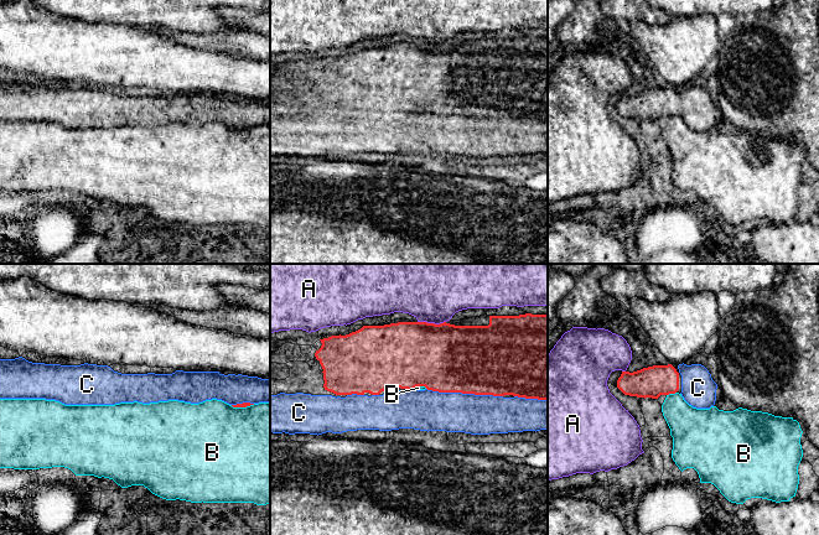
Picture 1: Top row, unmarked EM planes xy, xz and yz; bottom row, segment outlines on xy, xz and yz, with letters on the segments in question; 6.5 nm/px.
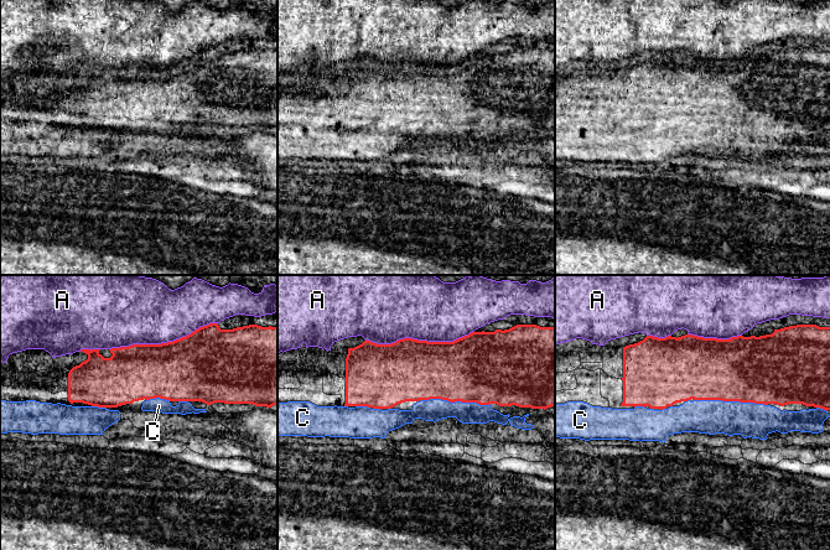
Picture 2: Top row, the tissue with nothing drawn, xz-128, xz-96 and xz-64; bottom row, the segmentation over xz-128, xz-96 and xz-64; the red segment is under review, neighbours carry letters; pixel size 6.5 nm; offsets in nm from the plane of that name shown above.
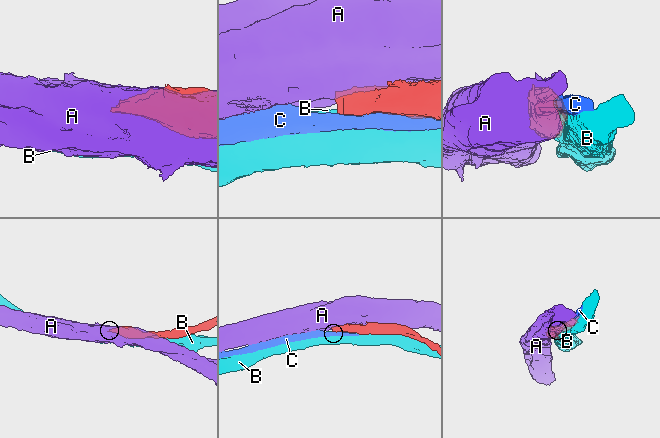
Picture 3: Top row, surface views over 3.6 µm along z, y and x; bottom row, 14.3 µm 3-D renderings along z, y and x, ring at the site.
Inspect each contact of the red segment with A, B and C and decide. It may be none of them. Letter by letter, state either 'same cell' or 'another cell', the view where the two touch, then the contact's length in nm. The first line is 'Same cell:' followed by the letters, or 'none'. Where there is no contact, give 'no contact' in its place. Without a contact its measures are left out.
Same cell: C
A: another cell | xz | 180 nm
B: another cell | yz | 70 nm
C: same cell | xz | 500 nm

